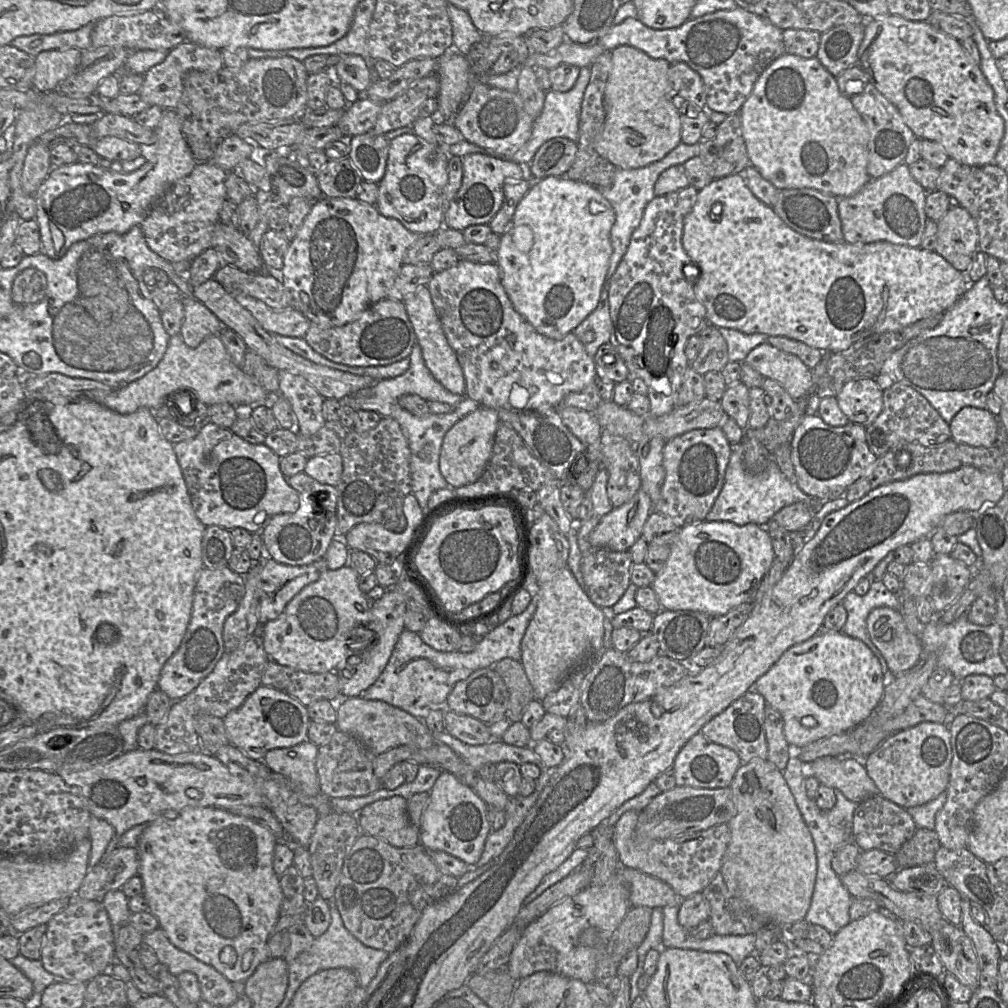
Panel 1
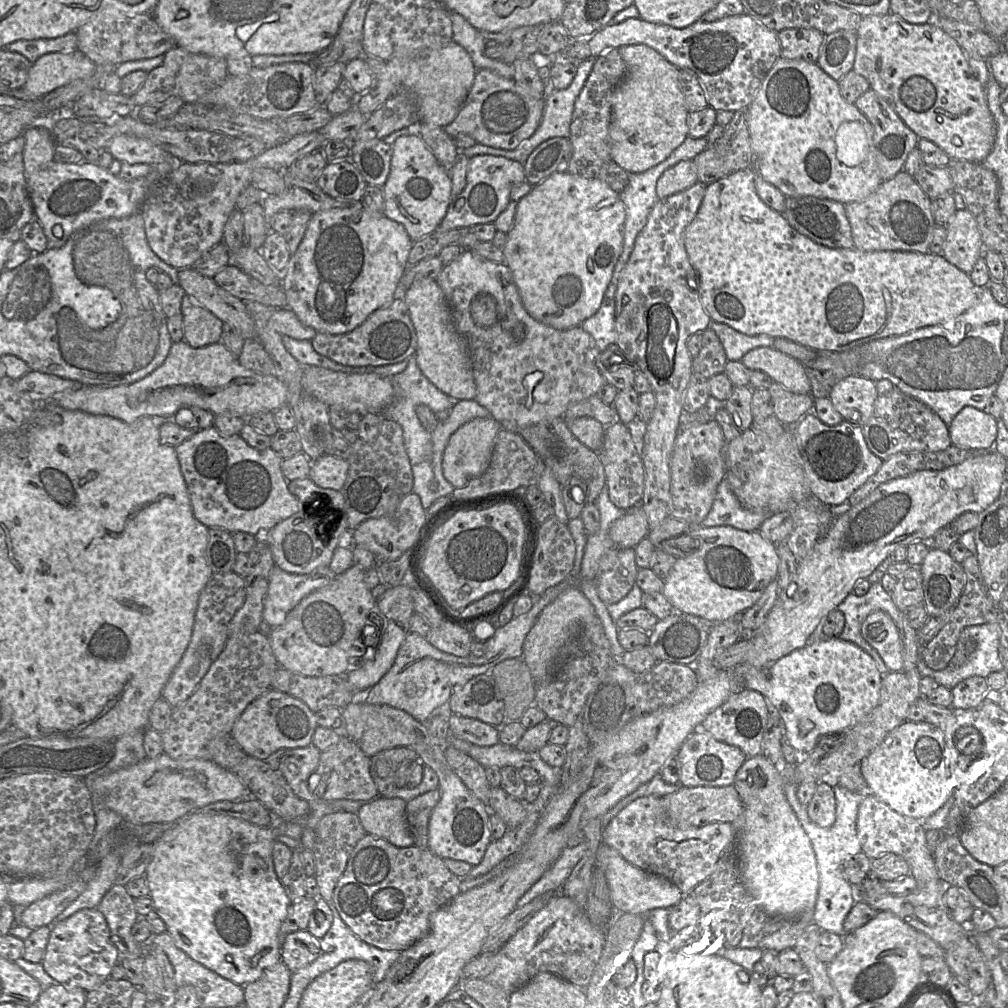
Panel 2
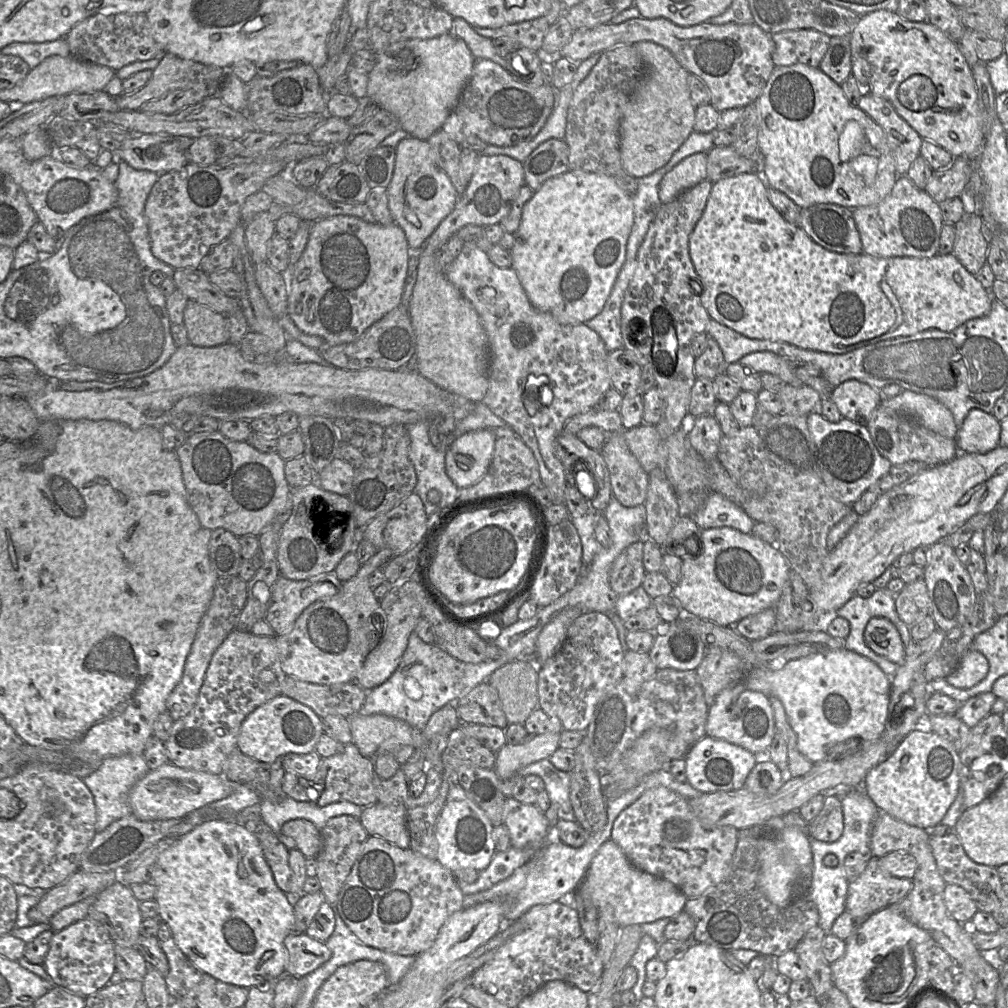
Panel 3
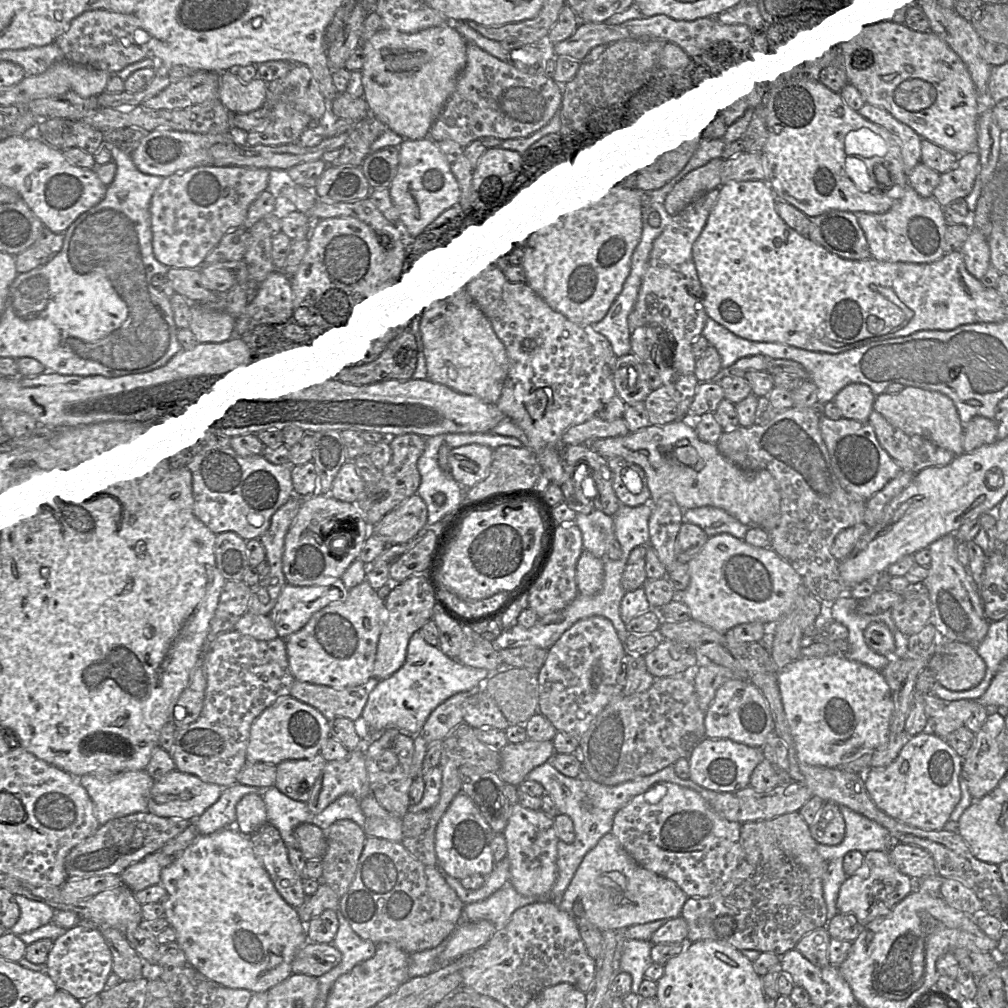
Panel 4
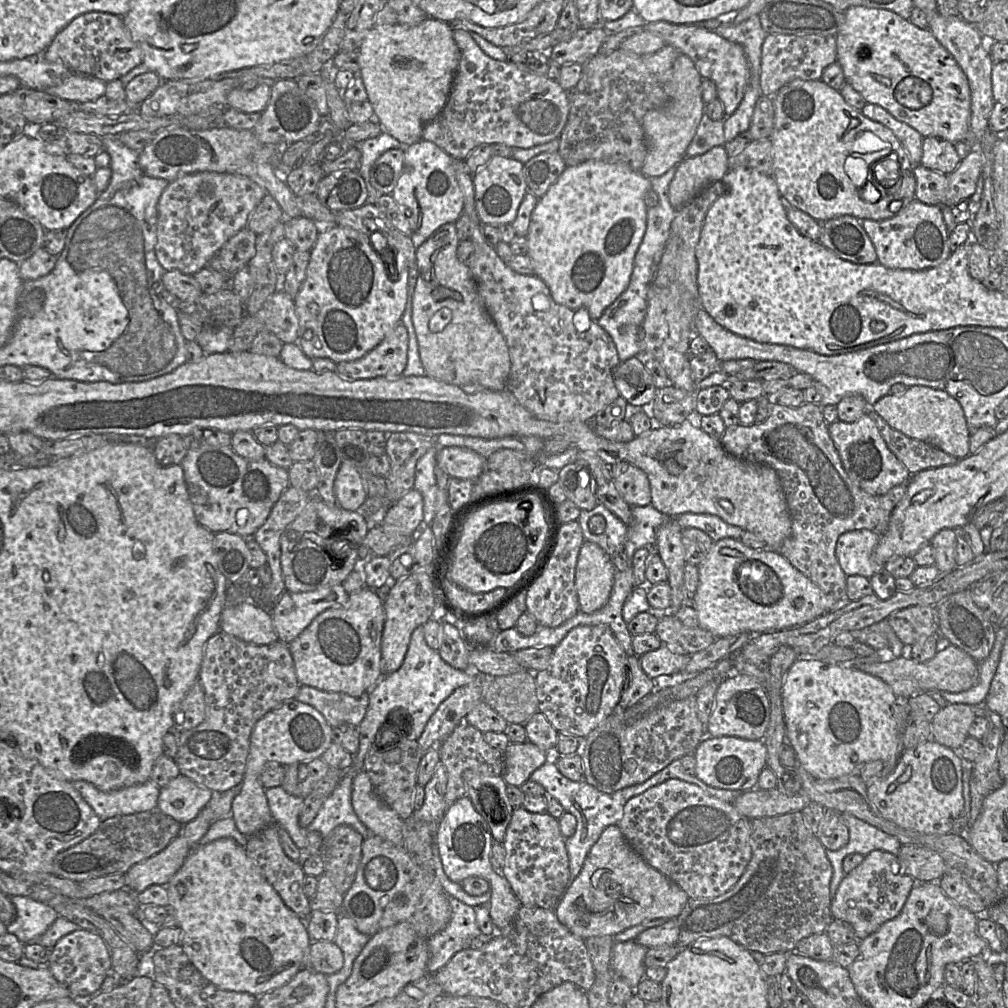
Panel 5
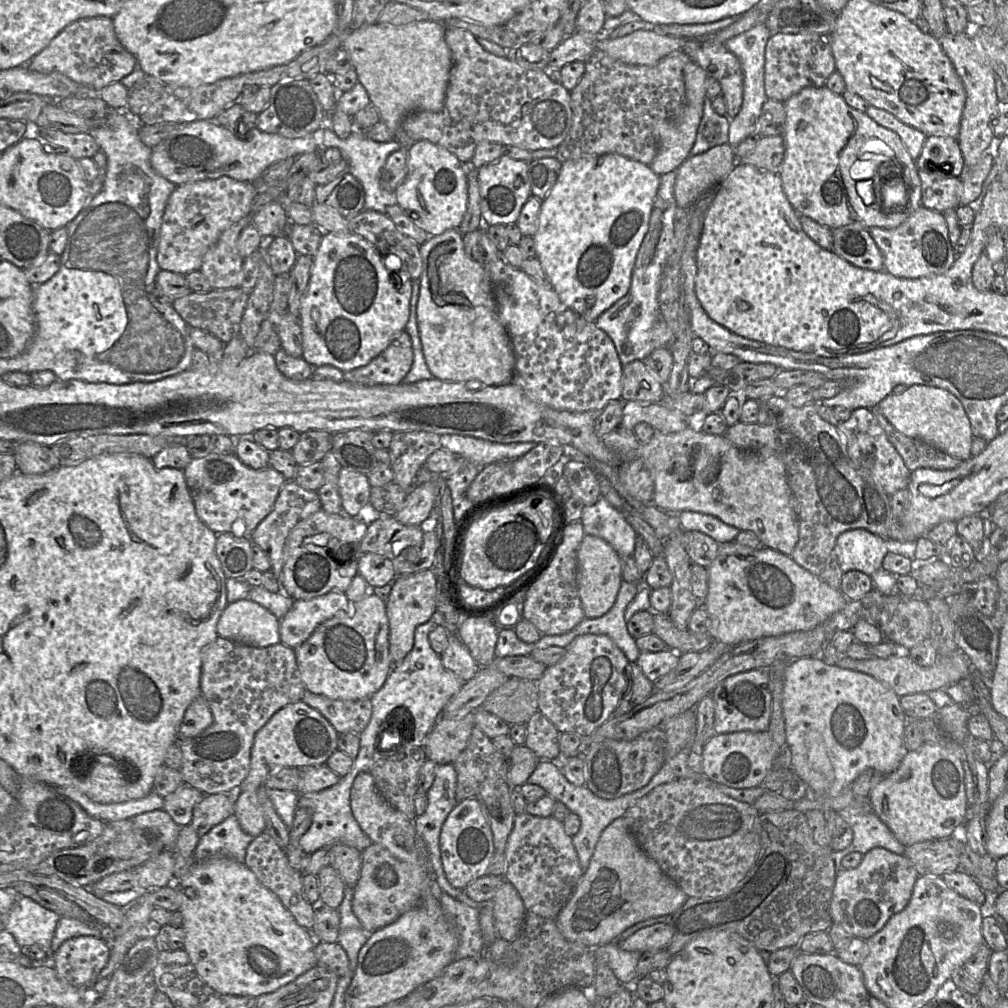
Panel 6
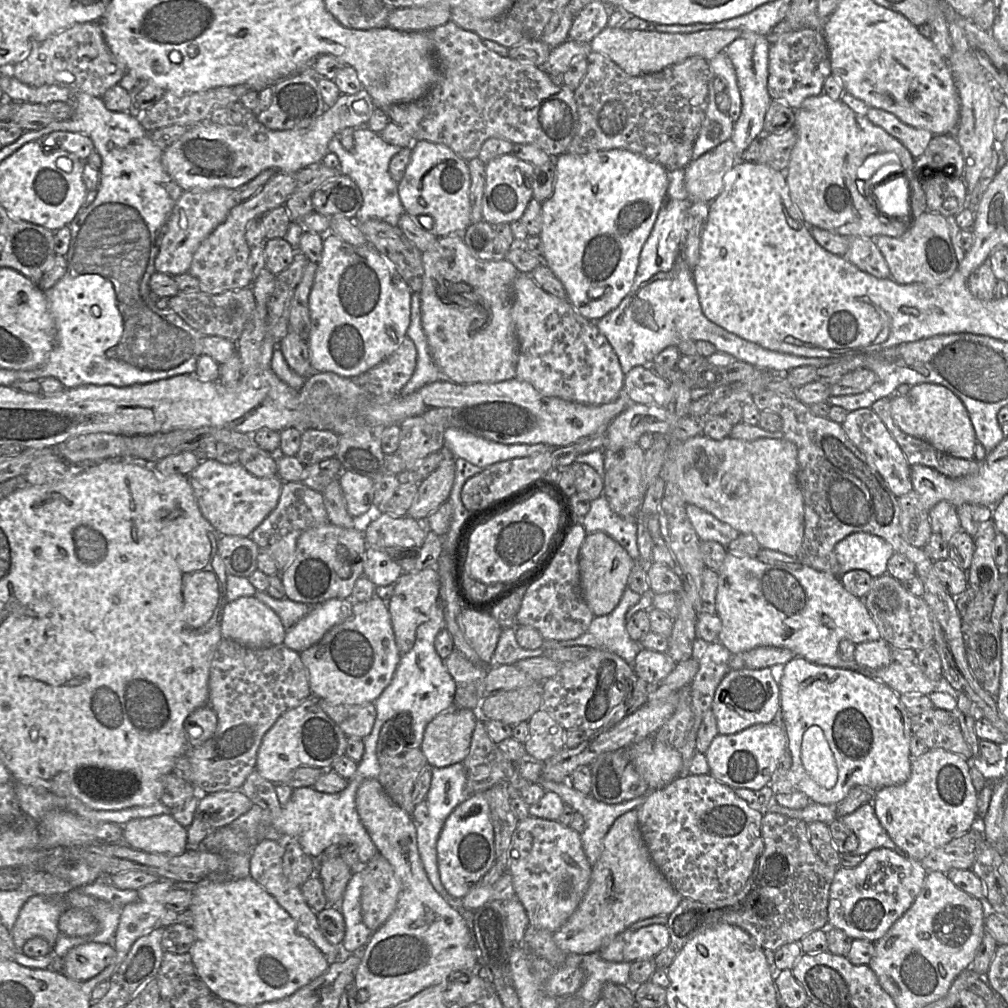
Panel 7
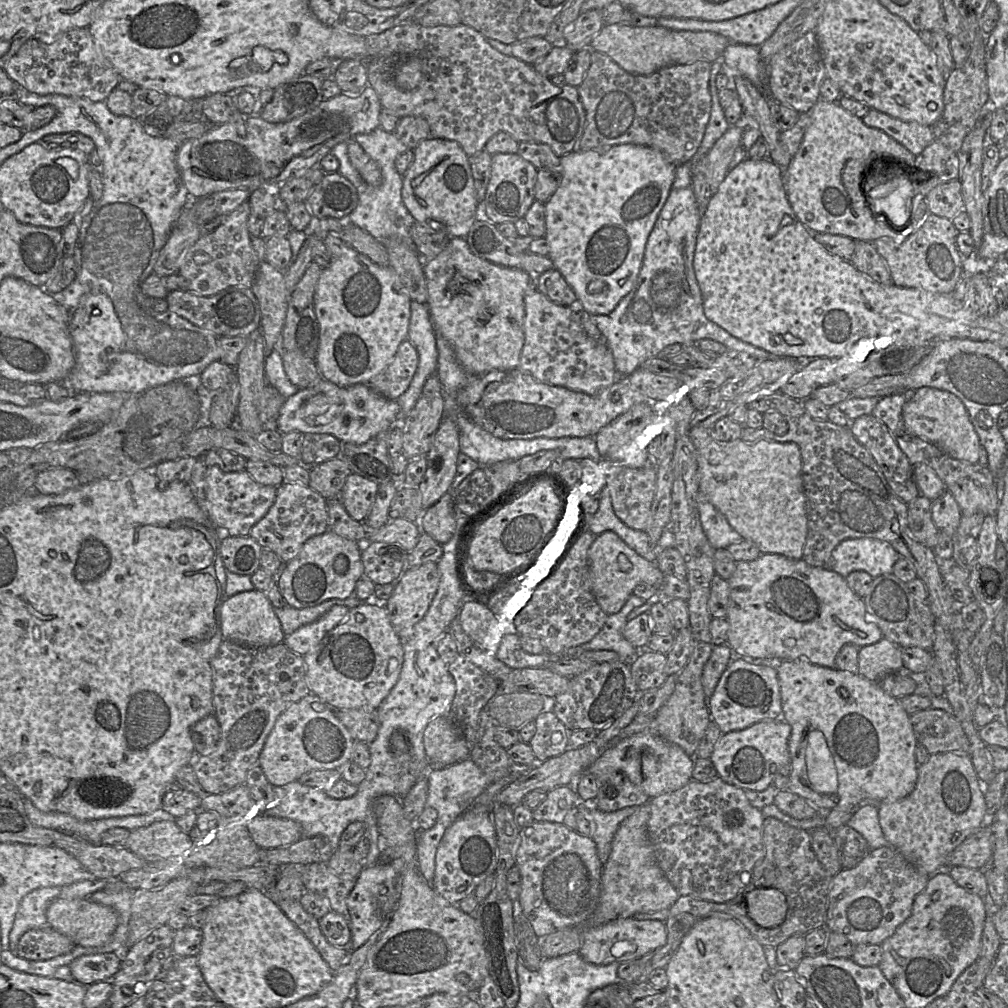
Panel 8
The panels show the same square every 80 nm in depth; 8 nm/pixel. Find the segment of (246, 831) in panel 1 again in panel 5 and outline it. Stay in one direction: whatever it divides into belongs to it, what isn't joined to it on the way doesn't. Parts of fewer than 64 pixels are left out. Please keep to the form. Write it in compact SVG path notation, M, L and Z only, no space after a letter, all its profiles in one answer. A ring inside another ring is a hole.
M220 838L206 845L193 846L183 865L173 875L166 886L169 899L167 907L170 909L169 912L173 912L175 915L177 926L182 930L181 946L183 950L199 972L220 989L248 992L259 997L268 991L285 985L304 967L305 956L312 943L305 920L301 919L284 904L279 894L266 880L256 864L247 856L245 847L239 845L234 839Z

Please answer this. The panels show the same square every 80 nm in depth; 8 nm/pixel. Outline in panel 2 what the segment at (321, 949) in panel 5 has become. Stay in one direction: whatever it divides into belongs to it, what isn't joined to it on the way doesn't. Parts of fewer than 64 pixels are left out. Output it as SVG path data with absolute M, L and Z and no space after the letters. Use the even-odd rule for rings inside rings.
M308 930L287 934L281 946L281 961L291 973L305 967L322 954L320 939Z

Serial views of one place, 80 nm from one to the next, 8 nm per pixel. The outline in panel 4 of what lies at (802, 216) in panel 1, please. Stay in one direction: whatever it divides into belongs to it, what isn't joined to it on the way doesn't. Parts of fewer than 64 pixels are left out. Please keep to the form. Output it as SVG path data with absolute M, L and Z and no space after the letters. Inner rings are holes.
M830 210L810 217L808 237L845 259L865 260L871 257L865 234L852 212Z

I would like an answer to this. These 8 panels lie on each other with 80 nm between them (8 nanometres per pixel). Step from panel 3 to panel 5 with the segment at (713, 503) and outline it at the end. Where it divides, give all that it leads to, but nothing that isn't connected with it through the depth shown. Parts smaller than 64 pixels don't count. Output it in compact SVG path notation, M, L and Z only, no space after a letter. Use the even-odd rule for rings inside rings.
M683 513L676 518L684 528L696 528L705 532L713 542L723 538L740 539L743 529L726 523L720 517L711 514Z

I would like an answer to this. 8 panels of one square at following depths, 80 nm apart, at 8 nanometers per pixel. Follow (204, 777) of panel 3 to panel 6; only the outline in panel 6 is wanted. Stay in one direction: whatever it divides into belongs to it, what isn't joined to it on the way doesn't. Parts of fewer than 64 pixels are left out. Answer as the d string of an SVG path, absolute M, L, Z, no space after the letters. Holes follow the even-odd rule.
M183 783L173 793L163 798L163 810L180 827L187 826L192 821L194 807L200 803L204 794L189 784Z

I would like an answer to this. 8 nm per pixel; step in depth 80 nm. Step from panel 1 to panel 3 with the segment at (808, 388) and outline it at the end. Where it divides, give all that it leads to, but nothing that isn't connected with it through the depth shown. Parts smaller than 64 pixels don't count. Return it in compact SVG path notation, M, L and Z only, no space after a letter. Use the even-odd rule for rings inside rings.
M756 351L743 356L741 365L758 373L771 373L780 377L786 384L800 386L803 382L795 375L788 360L771 351Z

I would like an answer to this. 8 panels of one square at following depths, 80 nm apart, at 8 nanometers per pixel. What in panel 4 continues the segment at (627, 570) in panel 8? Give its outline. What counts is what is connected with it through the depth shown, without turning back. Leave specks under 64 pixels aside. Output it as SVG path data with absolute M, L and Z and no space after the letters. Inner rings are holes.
M583 550L576 565L576 584L578 593L594 595L598 593L603 584L604 568L601 558L595 557L591 552Z

